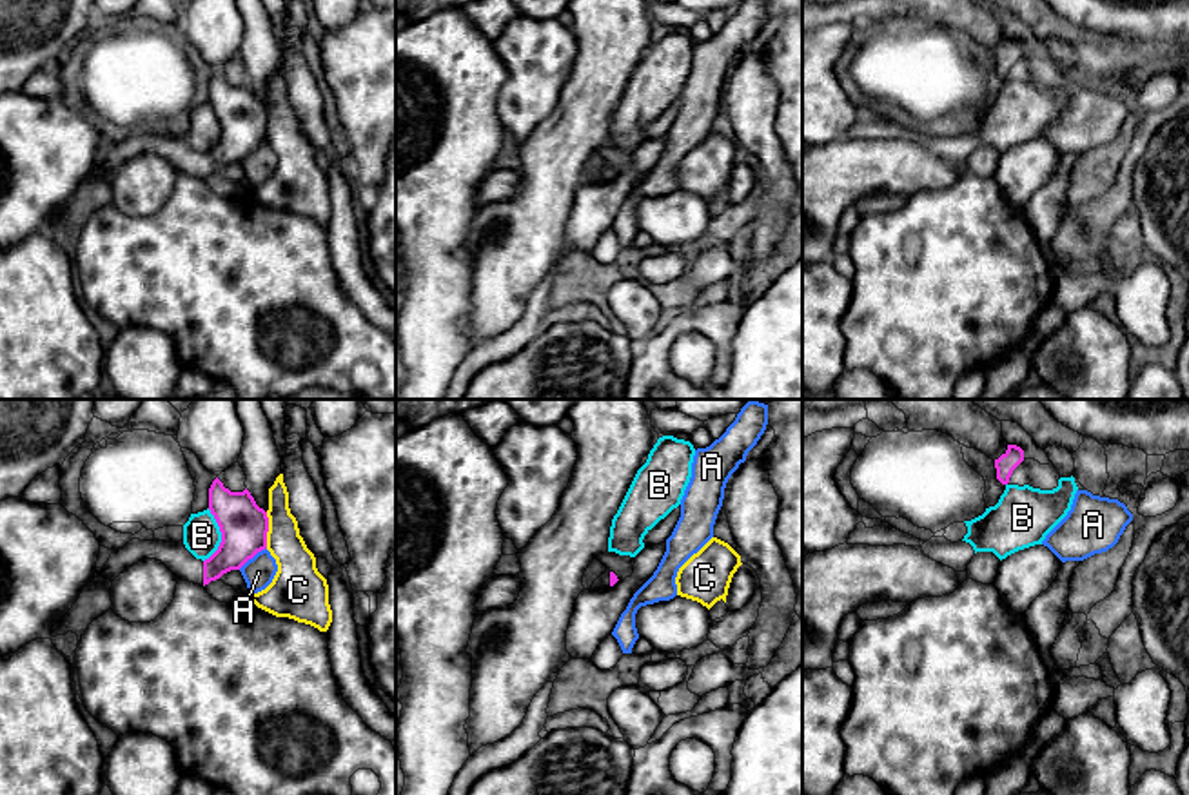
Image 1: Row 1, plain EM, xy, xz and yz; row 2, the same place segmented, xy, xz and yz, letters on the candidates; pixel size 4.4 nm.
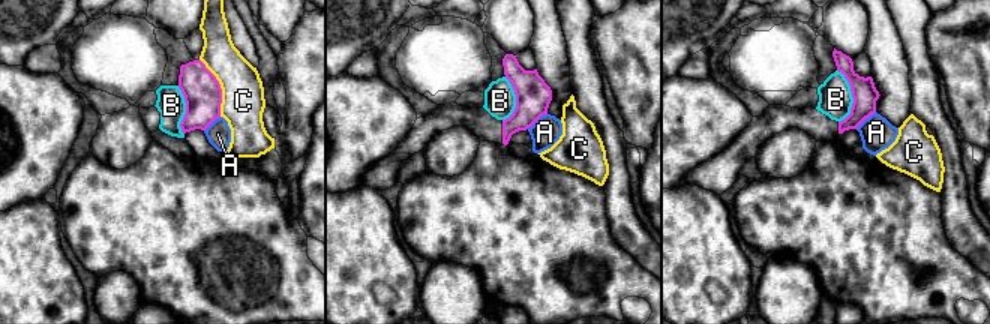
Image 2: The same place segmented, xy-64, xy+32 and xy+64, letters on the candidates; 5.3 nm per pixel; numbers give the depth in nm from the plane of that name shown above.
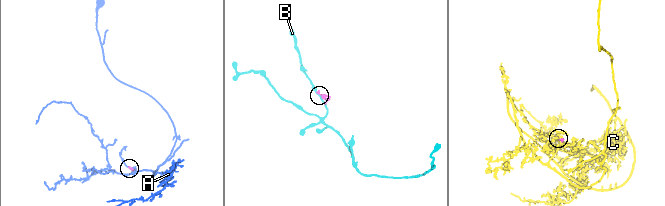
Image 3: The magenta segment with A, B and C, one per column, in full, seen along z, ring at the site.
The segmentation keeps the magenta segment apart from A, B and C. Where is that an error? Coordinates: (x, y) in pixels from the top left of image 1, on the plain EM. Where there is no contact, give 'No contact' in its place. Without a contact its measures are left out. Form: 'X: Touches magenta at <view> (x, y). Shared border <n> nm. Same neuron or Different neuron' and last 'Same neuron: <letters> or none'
A: Touches magenta at xy (251, 151). Shared border 160 nm. Different neuron
B: Touches magenta at xy (222, 129). Shared border 240 nm. Different neuron
C: Touches magenta at xy (267, 124). Shared border 160 nm. Different neuron
Same neuron: none

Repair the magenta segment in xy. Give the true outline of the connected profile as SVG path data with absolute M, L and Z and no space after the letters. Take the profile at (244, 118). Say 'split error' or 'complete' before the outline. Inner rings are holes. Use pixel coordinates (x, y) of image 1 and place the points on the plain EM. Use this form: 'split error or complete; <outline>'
split error; M216 71L209 82L209 103L221 125L221 136L209 152L196 152L183 134L133 132L111 147L100 169L114 174L125 162L143 152L156 152L178 172L205 180L231 163L240 163L267 142L269 111L247 82L231 85Z

